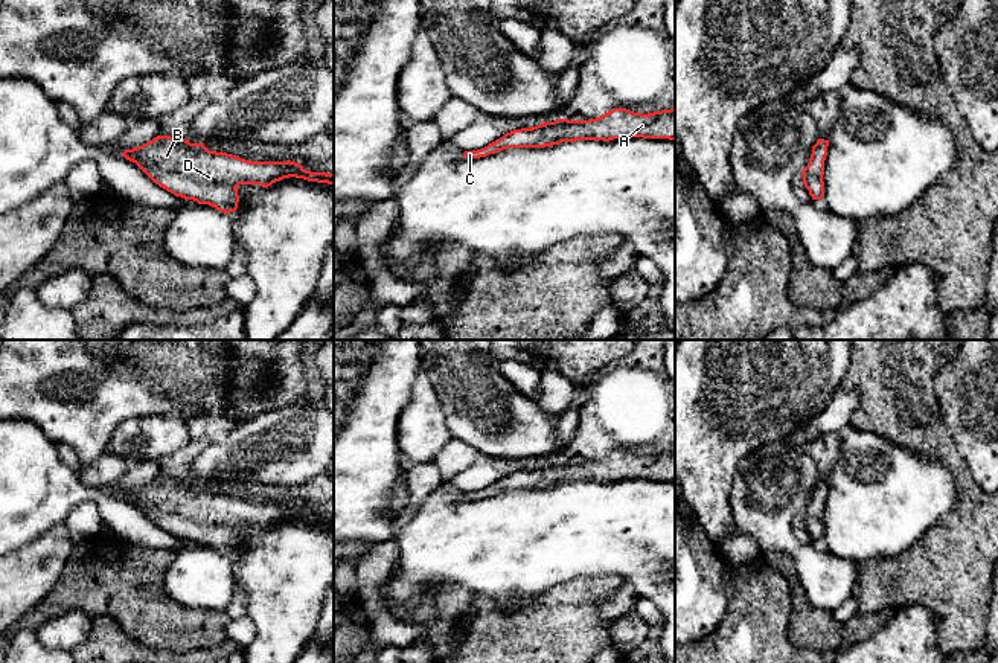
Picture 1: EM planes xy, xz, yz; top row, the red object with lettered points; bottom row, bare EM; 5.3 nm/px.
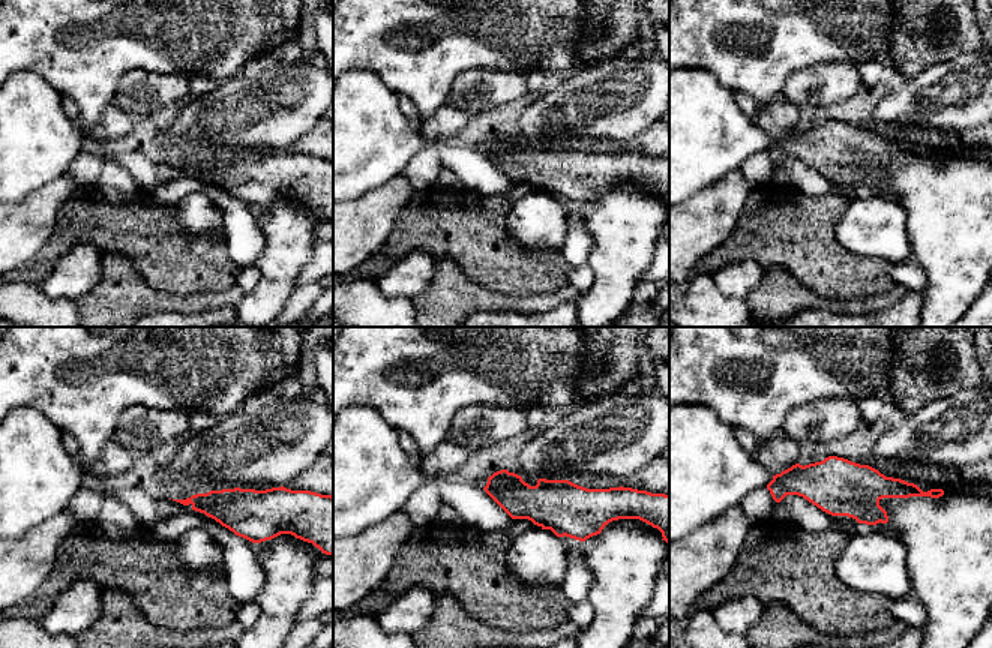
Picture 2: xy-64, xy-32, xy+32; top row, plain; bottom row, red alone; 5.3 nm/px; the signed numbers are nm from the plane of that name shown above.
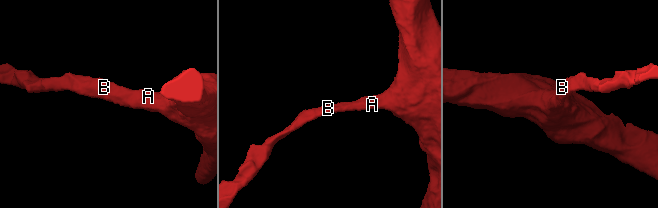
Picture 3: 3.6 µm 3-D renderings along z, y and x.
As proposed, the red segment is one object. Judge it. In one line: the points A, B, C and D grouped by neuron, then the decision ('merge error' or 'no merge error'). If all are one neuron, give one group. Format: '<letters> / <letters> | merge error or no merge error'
A B C D | no merge error

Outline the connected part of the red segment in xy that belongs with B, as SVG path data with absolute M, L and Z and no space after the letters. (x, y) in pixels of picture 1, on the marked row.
M157 136L119 155L136 163L155 184L175 197L209 204L224 213L238 209L239 184L268 187L289 177L334 184L334 174L311 172L296 162L250 162L171 136Z

